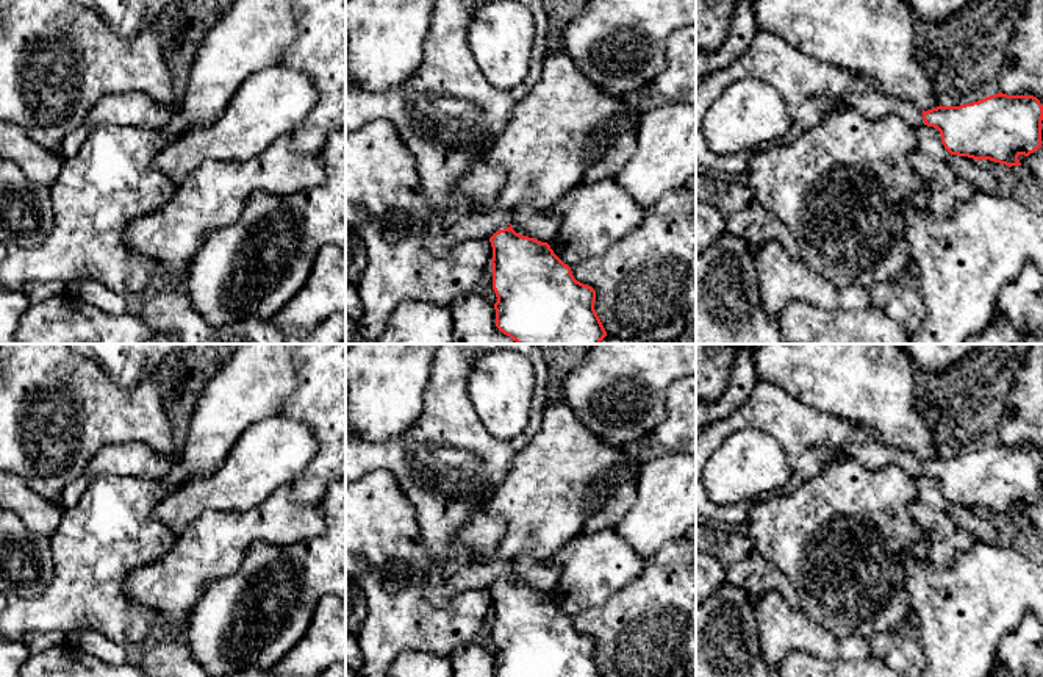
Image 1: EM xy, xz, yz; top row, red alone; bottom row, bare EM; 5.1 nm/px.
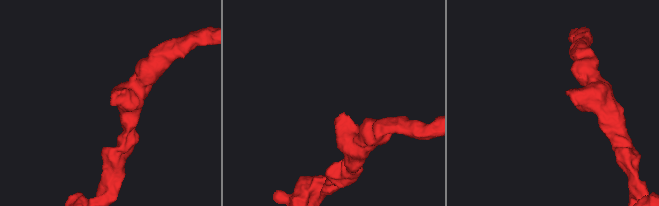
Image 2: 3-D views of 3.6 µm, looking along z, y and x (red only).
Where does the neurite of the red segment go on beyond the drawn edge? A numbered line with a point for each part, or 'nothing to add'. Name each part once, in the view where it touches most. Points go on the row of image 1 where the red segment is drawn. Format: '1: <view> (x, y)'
1: xz (448, 114)

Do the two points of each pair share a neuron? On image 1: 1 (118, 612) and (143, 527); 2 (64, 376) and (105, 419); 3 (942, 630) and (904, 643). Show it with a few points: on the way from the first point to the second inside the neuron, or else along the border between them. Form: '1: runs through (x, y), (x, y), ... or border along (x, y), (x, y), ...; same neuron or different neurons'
1: runs through (113, 591), (113, 557), (122, 548); same neuron
2: runs through (72, 386), (94, 408); same neuron
3: border along (912, 629), (923, 654), (929, 660); different neurons

